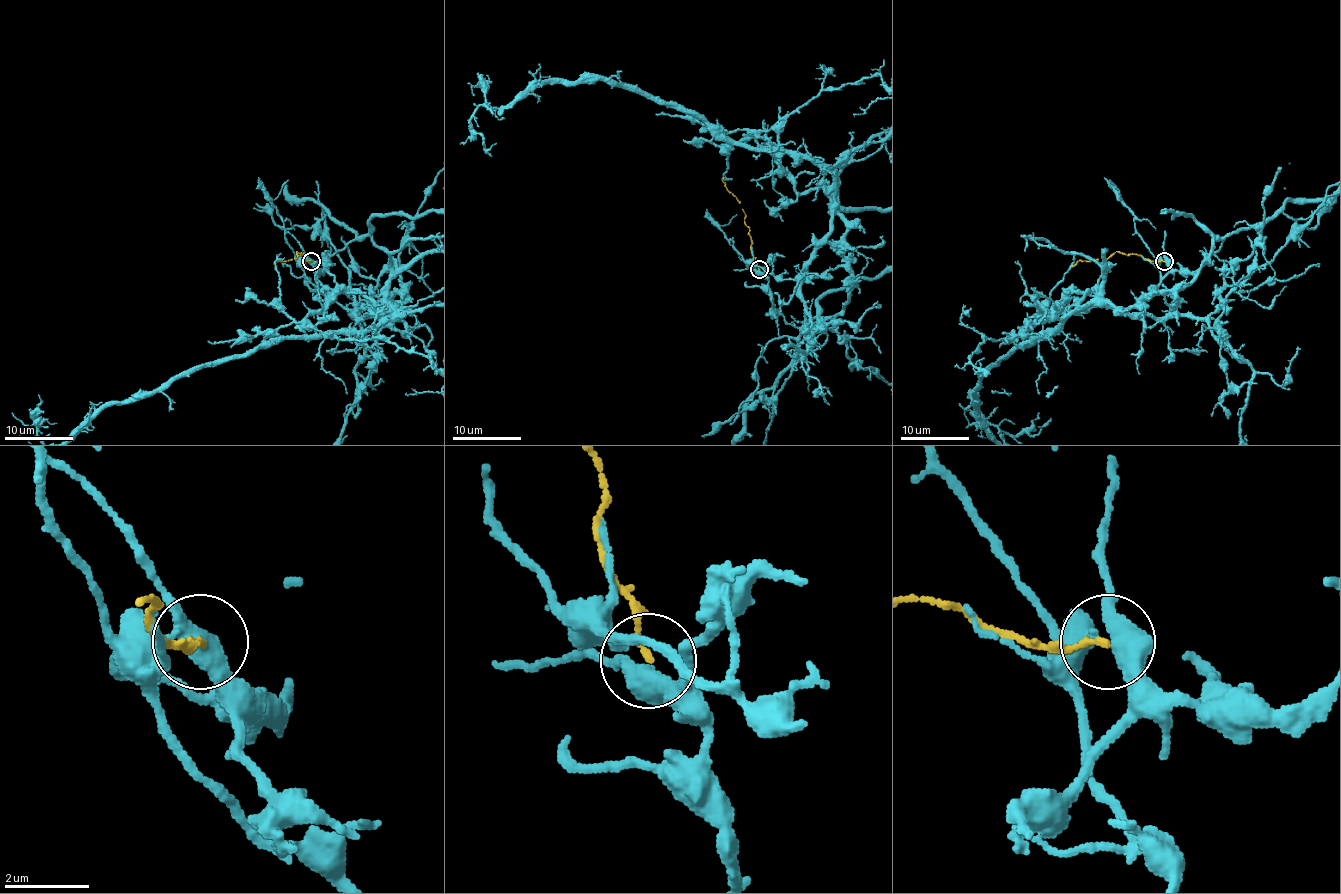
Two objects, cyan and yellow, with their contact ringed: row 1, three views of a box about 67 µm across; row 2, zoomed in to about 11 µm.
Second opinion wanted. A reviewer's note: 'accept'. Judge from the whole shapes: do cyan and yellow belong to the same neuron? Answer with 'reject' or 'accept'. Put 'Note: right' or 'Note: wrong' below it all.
reject
Note: wrong

